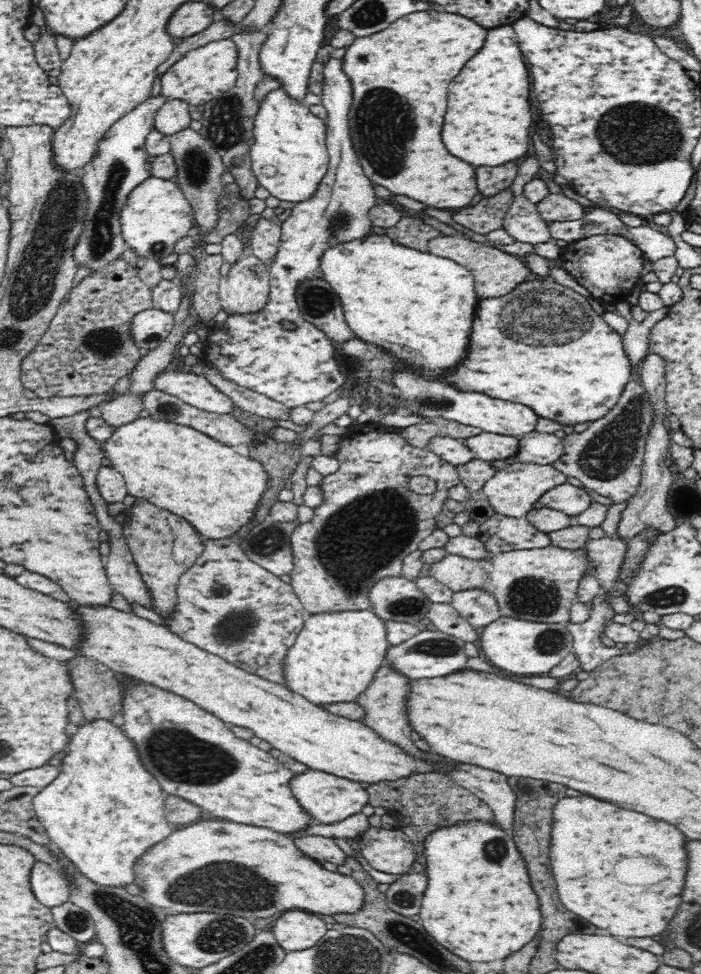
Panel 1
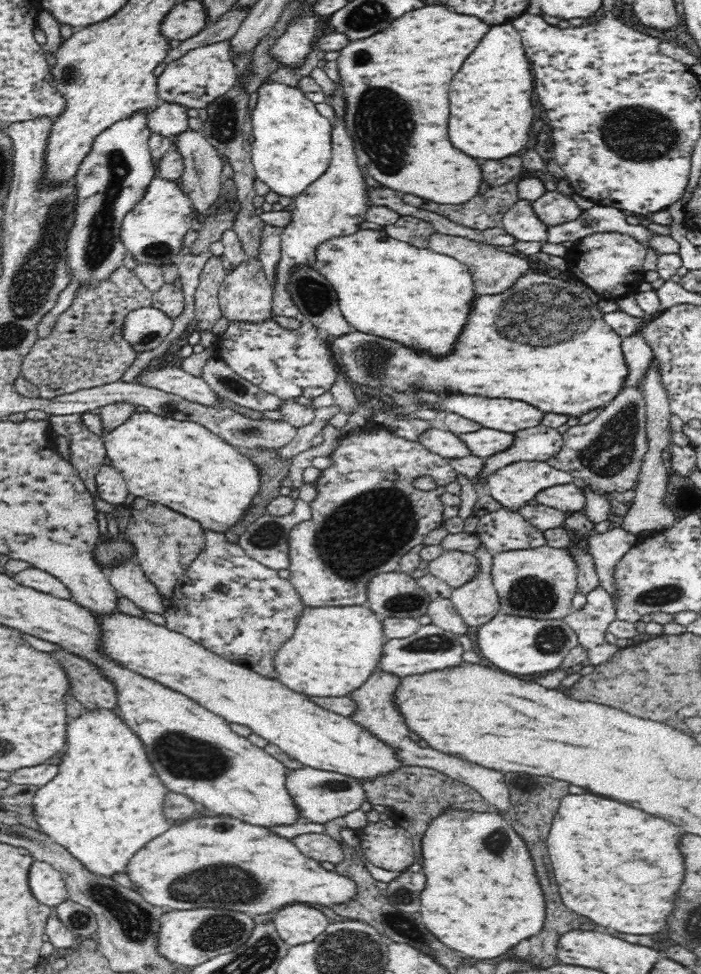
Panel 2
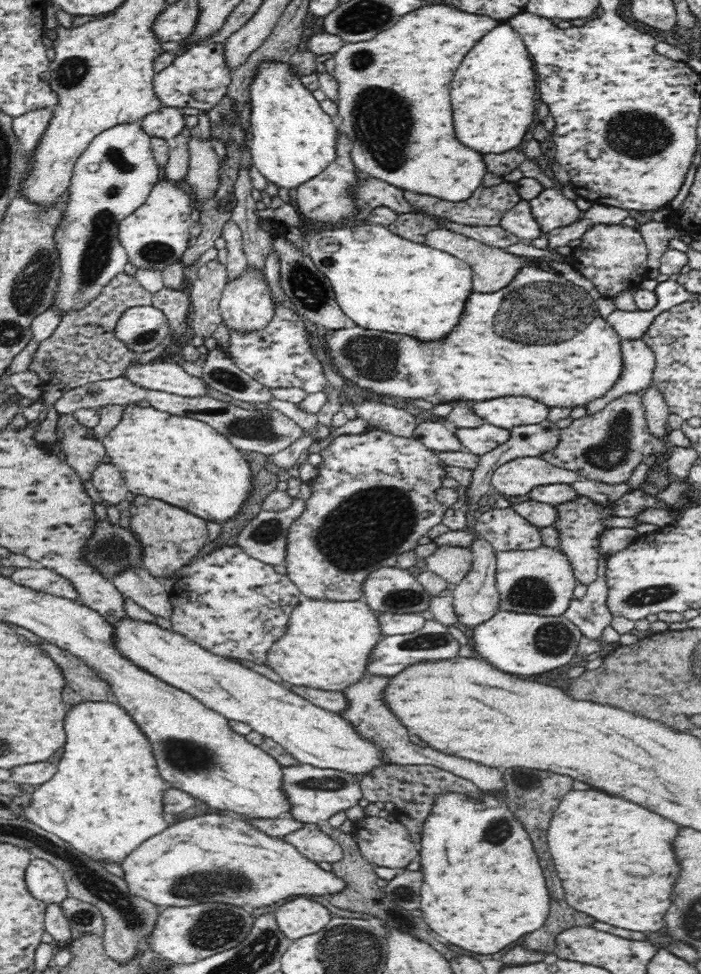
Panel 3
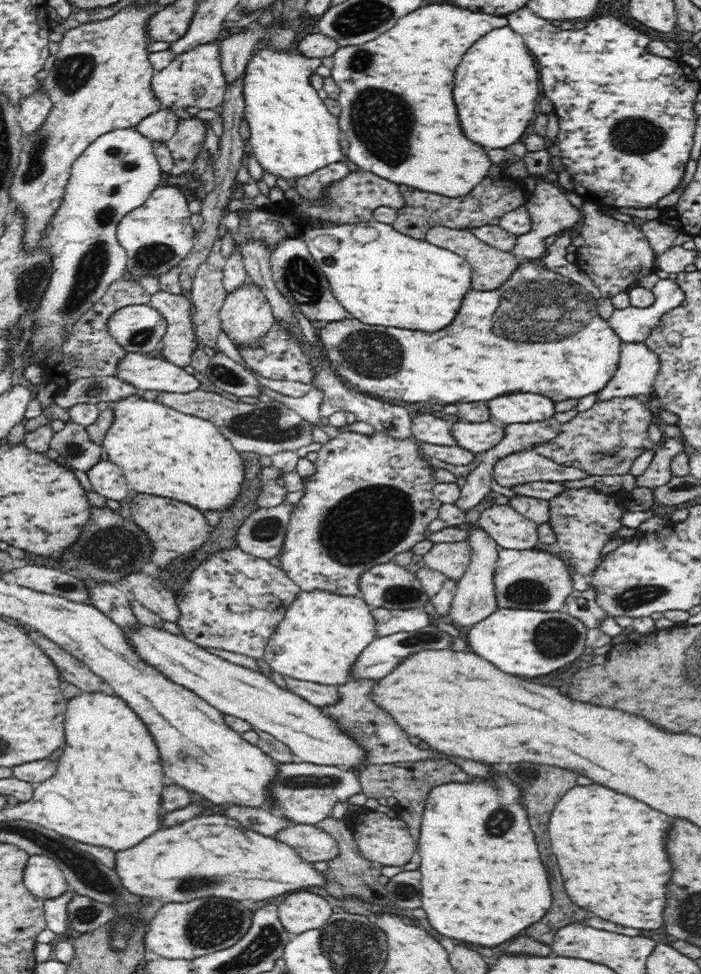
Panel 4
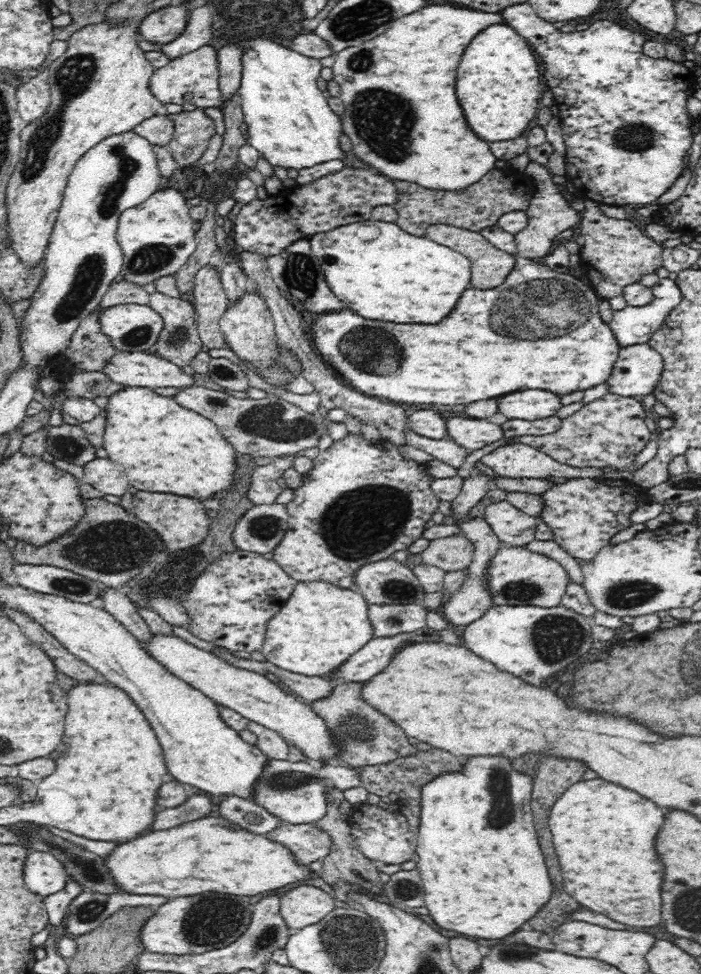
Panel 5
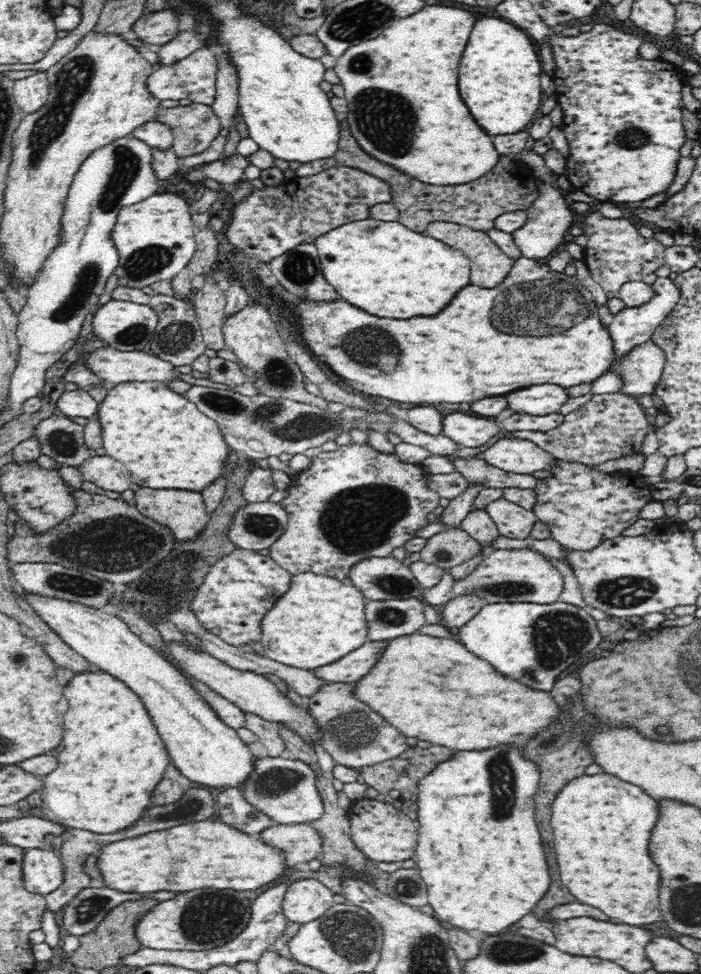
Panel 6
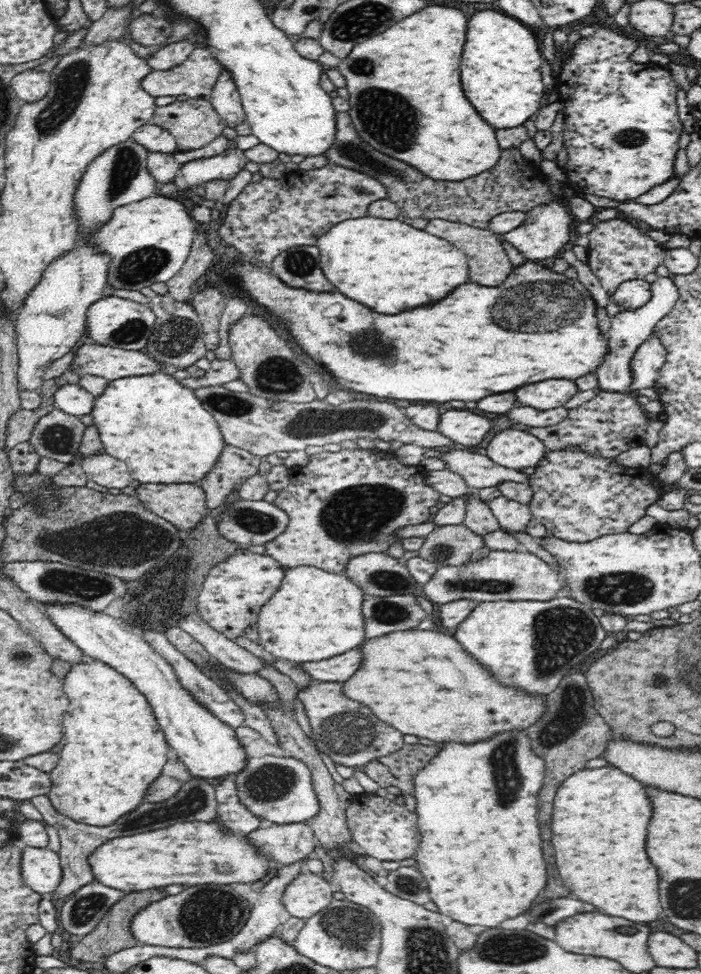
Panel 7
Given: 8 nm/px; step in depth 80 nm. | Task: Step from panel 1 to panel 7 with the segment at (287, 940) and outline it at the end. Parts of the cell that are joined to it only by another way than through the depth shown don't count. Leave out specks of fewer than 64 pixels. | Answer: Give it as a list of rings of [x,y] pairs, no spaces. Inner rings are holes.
[[[307,873],[298,875],[286,886],[283,894],[283,906],[291,916],[309,919],[332,901],[330,883],[320,874]]]

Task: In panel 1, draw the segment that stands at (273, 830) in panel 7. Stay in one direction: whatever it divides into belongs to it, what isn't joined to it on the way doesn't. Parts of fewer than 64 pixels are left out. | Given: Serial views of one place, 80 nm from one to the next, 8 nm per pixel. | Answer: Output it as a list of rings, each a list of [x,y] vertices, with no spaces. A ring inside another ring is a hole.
[[[303,834],[294,839],[296,846],[308,857],[312,857],[321,864],[332,862],[342,866],[349,858],[338,847],[334,839],[323,836]]]

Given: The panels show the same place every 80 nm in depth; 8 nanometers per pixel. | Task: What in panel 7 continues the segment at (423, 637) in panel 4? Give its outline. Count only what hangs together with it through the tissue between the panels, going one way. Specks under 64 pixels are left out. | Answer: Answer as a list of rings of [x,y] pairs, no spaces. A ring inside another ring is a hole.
[[[354,648],[350,652],[318,662],[302,663],[301,667],[320,683],[346,682],[362,666],[362,650]]]

